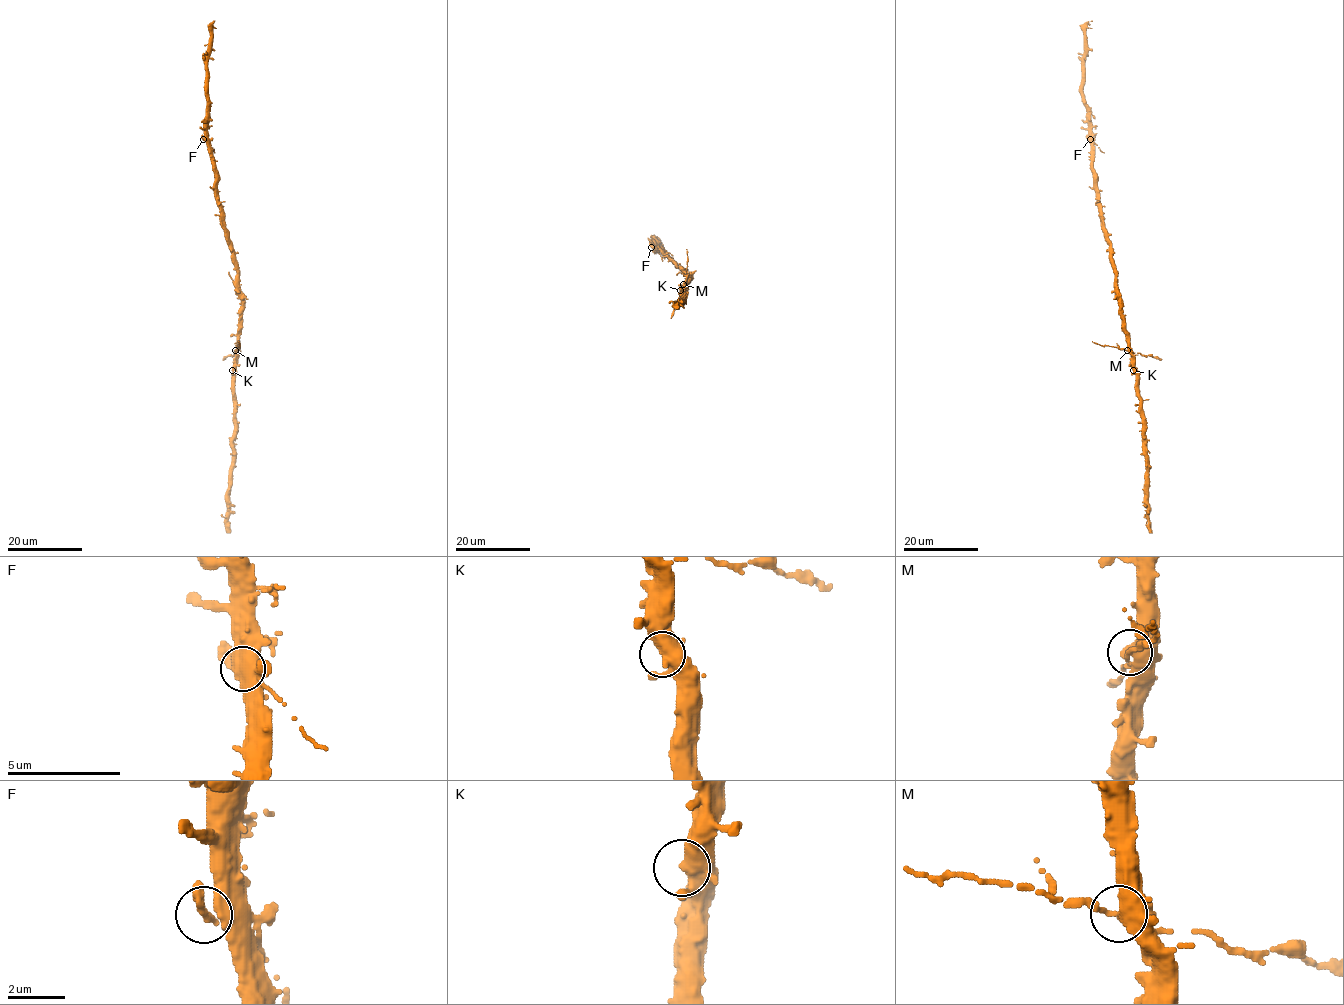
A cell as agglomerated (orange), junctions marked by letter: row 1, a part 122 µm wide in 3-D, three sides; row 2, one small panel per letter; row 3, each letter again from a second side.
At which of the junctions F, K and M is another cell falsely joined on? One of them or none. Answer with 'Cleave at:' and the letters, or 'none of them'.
Cleave at: M

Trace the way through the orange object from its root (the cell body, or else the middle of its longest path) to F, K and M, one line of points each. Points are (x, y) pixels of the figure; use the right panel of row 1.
F: (1116, 273), (1096, 194), (1090, 139)
K: (1116, 273), (1116, 293), (1121, 298), (1121, 316), (1133, 370)
M: (1116, 273), (1116, 293), (1121, 298), (1127, 350)

